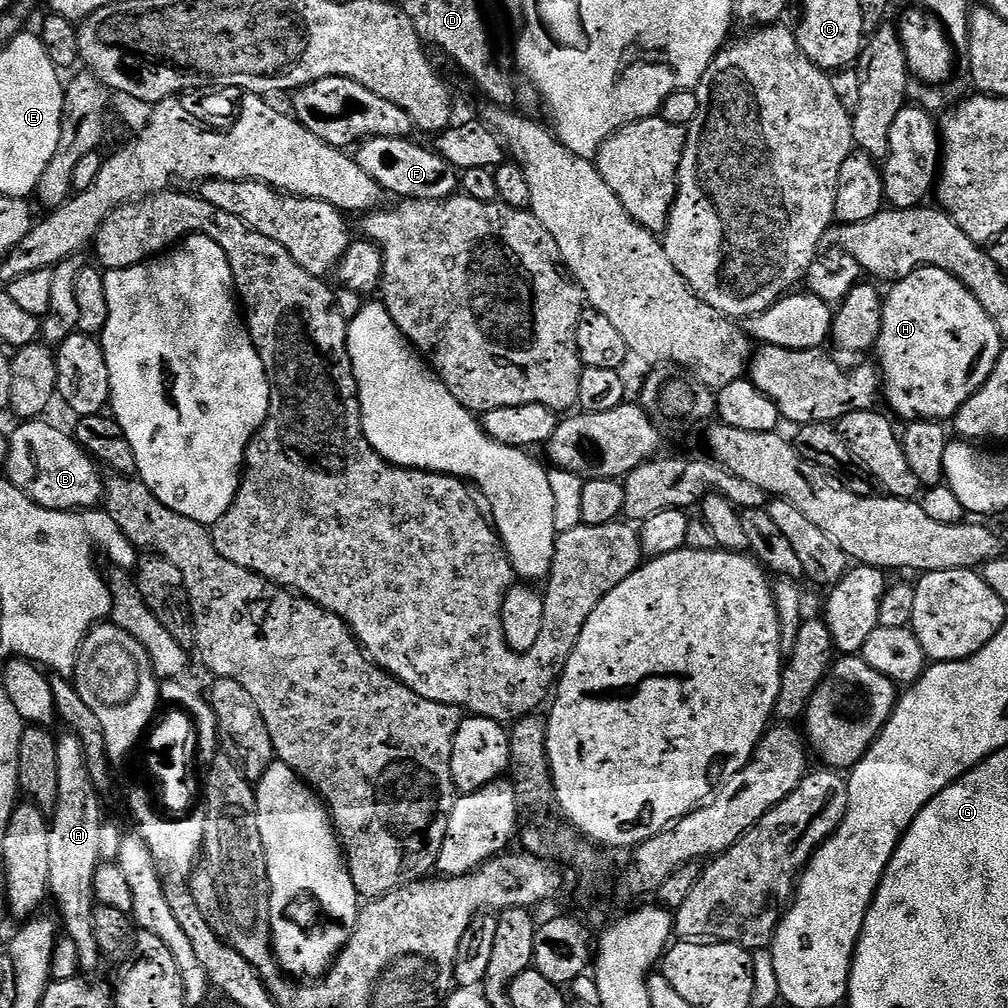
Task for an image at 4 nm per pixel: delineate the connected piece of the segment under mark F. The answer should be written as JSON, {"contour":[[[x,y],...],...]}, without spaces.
{"contour":[[[370,138],[360,141],[355,149],[354,155],[358,166],[378,182],[385,193],[393,192],[400,200],[449,200],[451,196],[457,195],[462,188],[461,173],[446,158],[442,158],[439,152],[431,147],[423,148],[420,144],[415,144],[412,138]]]}

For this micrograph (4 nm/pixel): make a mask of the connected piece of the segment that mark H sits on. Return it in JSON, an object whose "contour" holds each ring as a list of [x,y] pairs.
{"contour":[[[919,268],[914,274],[895,281],[884,296],[882,334],[874,352],[880,355],[878,367],[882,377],[882,400],[893,417],[901,416],[904,422],[914,420],[939,420],[948,422],[955,417],[966,401],[978,394],[1002,351],[1002,341],[990,314],[982,310],[978,298],[958,282],[956,276],[937,268]]]}

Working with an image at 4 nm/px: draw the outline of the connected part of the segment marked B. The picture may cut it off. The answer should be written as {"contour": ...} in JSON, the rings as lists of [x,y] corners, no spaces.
{"contour":[[[37,418],[17,423],[8,436],[7,479],[46,510],[92,510],[104,499],[105,477],[80,443],[60,428]]]}

